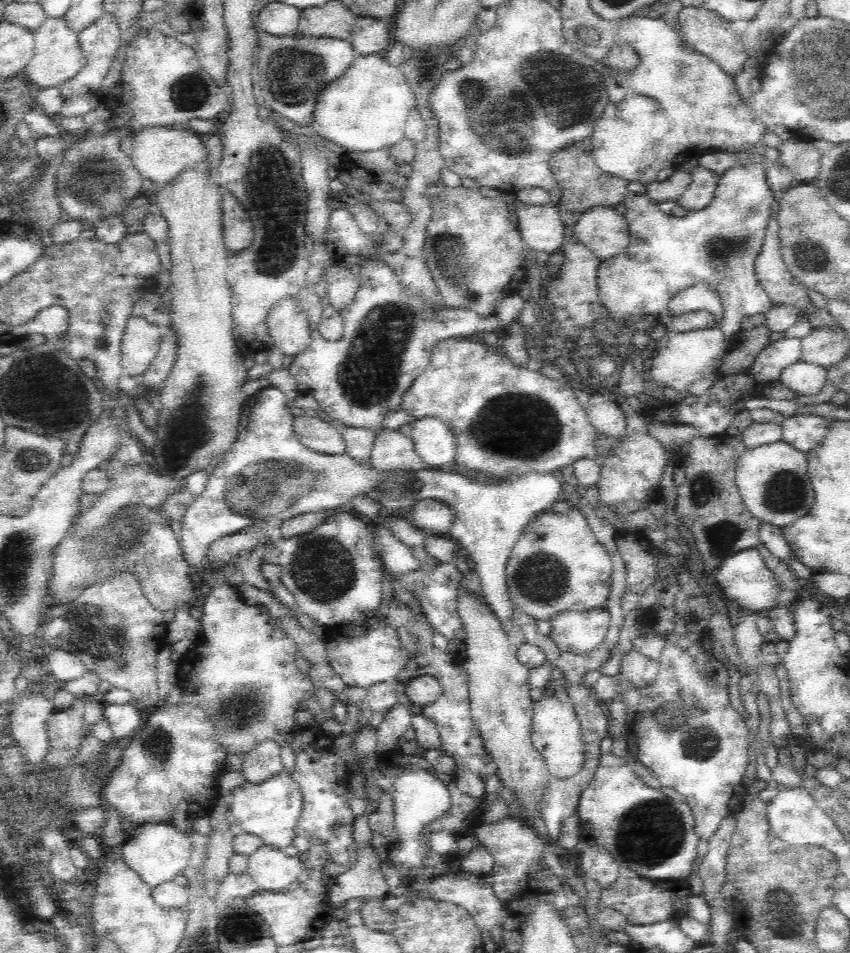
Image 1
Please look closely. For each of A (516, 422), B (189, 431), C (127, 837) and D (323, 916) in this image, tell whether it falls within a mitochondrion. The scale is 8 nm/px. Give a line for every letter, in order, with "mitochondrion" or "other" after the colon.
A: mitochondrion
B: mitochondrion
C: other
D: other

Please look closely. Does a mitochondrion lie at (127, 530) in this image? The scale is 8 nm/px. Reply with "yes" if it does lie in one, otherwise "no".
yes

